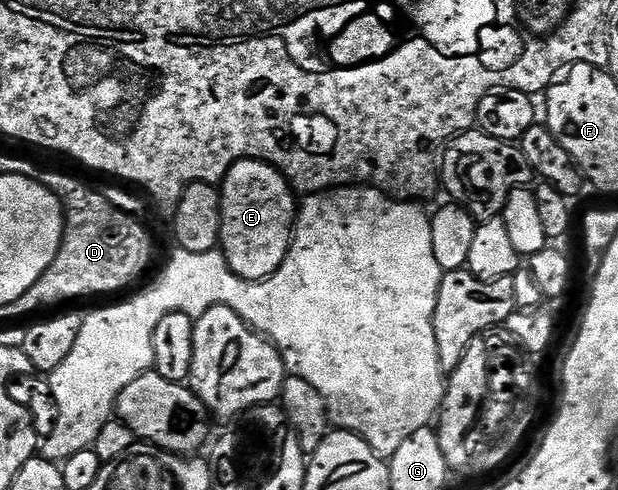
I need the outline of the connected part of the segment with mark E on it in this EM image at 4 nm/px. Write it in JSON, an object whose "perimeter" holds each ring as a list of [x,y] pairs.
{"perimeter":[[[242,159],[229,169],[221,184],[219,247],[239,277],[249,281],[269,278],[285,261],[295,237],[297,195],[287,178],[260,159]]]}

